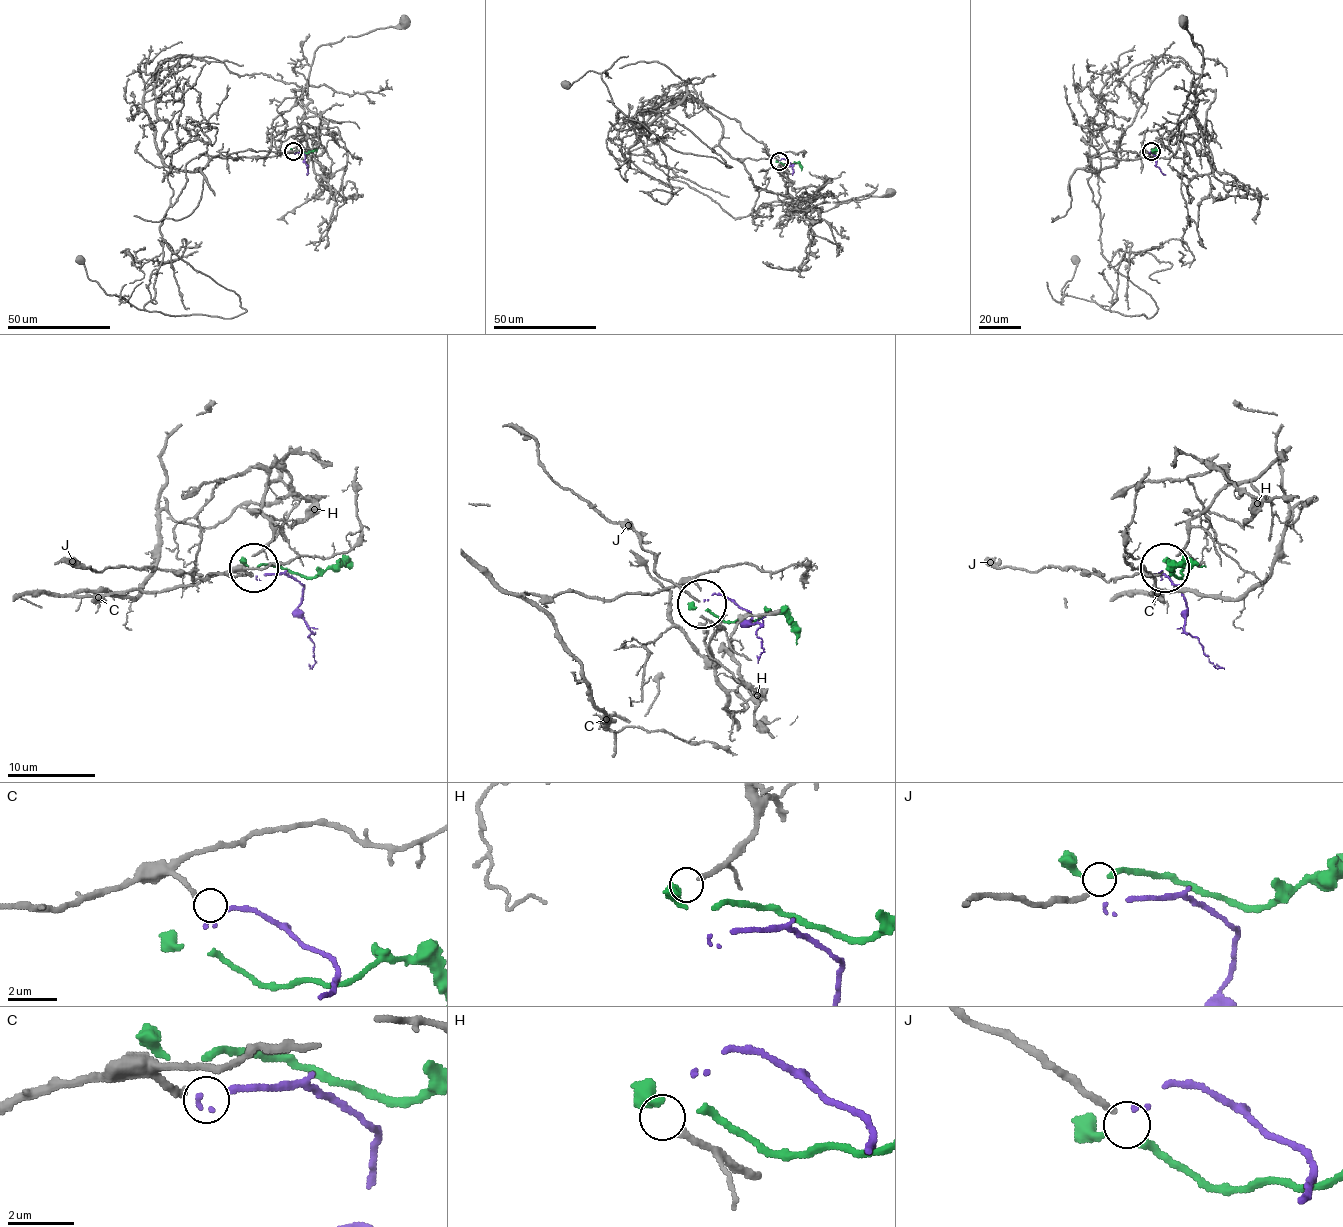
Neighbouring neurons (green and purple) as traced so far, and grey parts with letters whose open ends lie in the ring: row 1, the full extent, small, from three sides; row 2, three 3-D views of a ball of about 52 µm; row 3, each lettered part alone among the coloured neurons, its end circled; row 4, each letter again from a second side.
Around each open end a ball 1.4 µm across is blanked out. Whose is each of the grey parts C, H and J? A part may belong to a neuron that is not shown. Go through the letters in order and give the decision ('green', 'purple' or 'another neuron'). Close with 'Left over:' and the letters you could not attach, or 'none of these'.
C: purple
H: another neuron
J: green
Left over: H

